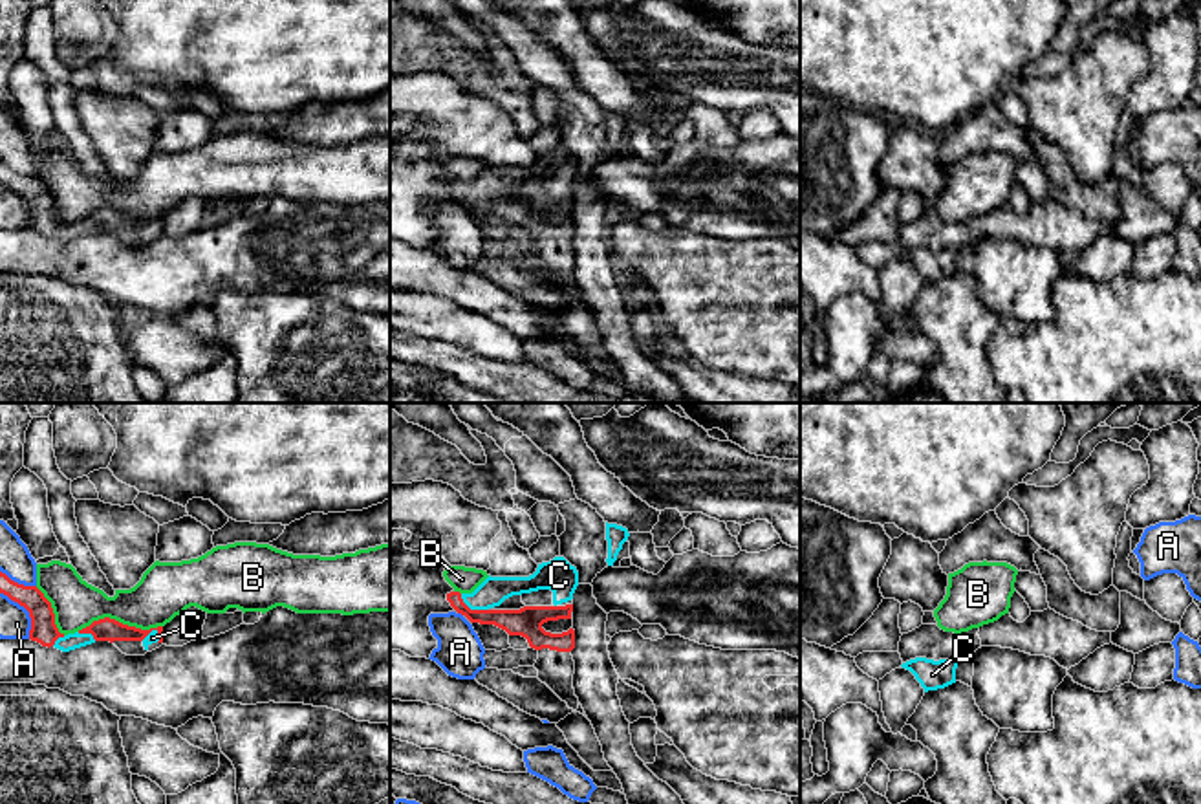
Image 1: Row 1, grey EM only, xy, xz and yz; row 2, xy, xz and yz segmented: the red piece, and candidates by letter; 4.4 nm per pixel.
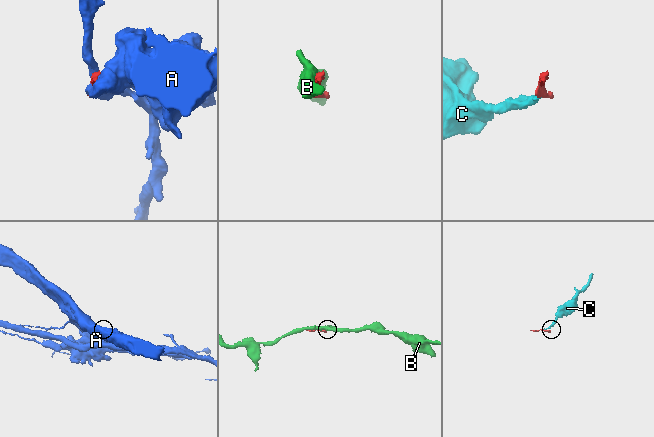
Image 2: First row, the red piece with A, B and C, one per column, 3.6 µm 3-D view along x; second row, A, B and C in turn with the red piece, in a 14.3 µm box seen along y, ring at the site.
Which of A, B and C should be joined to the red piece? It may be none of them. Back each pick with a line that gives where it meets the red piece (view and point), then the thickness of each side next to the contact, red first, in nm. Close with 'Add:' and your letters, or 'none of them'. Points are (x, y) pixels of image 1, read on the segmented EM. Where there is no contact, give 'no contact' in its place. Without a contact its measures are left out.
C: xz (473, 610) | 130/120 nm
Add: C

